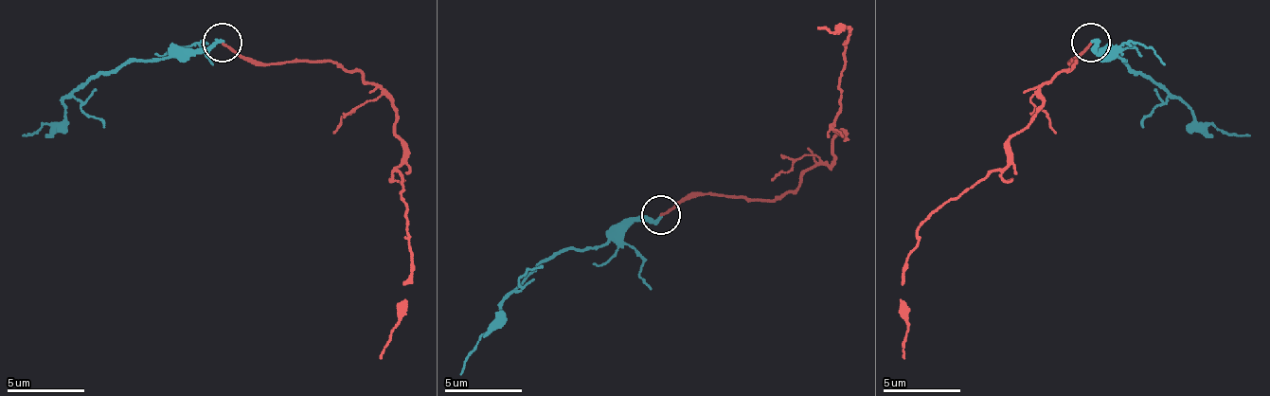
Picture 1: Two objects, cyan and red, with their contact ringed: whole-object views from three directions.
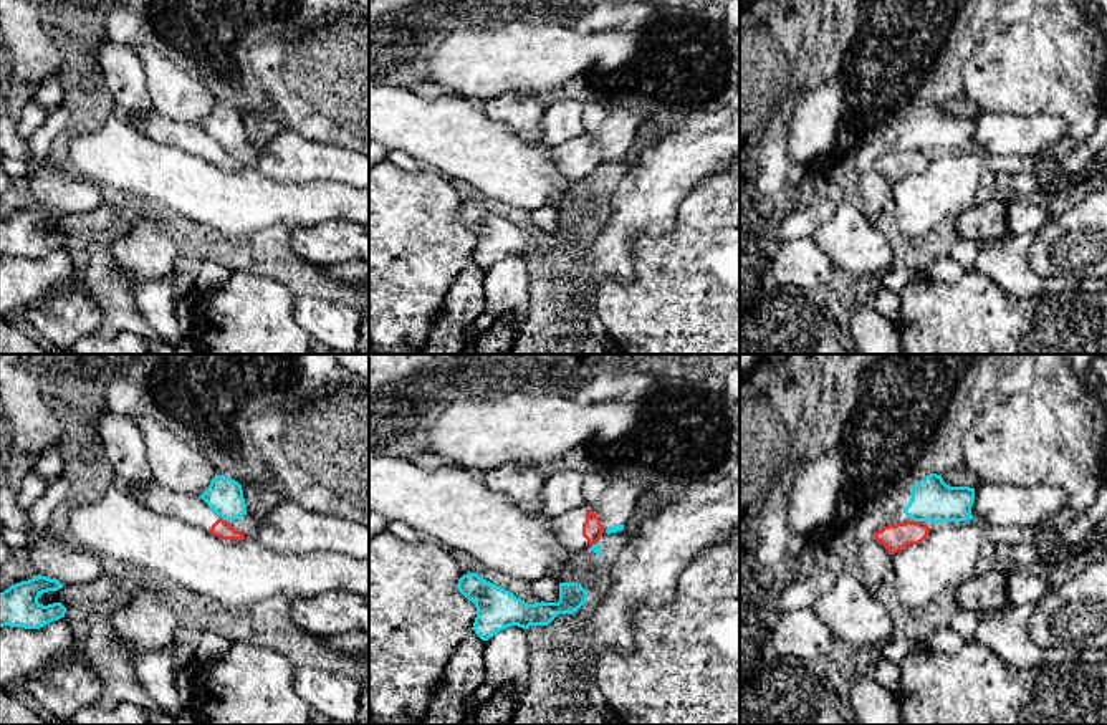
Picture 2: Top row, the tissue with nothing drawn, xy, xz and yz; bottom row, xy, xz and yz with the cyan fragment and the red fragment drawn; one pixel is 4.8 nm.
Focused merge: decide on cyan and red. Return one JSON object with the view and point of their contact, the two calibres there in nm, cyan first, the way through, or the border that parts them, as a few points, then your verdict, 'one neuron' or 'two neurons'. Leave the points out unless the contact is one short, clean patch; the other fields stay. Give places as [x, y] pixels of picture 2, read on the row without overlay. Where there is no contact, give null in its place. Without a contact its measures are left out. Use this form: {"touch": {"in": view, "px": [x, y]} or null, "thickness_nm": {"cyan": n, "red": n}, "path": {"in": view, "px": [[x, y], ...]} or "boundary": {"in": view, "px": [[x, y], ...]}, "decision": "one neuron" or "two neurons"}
{"touch": {"in": "yz", "px": [919, 149]}, "thickness_nm": {"cyan": 200, "red": 130}, "boundary": {"in": "yz", "px": [[912, 148], [925, 153]]}, "decision": "two neurons"}

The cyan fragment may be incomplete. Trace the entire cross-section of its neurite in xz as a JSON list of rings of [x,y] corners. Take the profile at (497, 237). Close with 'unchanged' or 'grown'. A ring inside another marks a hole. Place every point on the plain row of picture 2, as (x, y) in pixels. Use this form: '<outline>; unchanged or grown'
[[[477,202],[463,204],[458,209],[458,220],[475,233],[477,247],[473,260],[482,270],[488,270],[496,262],[518,255],[548,255],[558,243],[573,243],[587,232],[586,218],[577,212],[559,212],[558,232],[528,233],[513,222],[496,215]]]; unchanged

